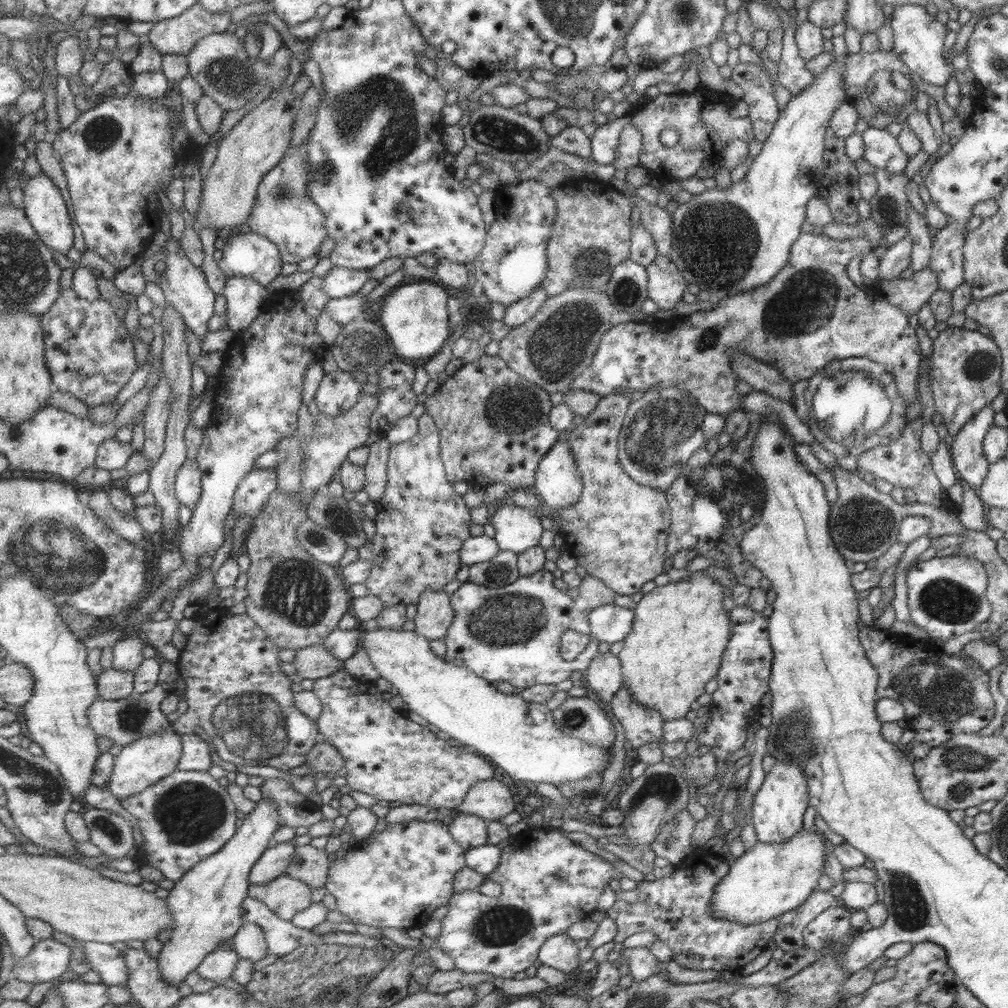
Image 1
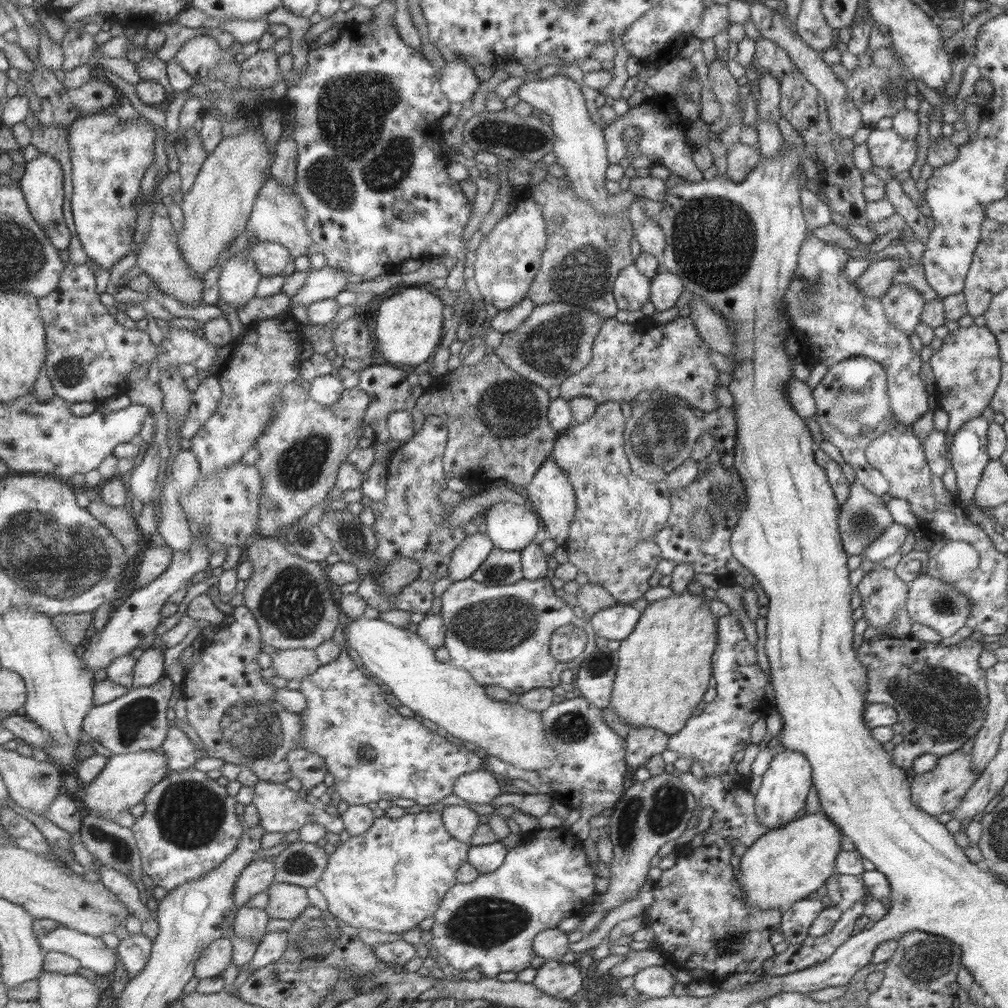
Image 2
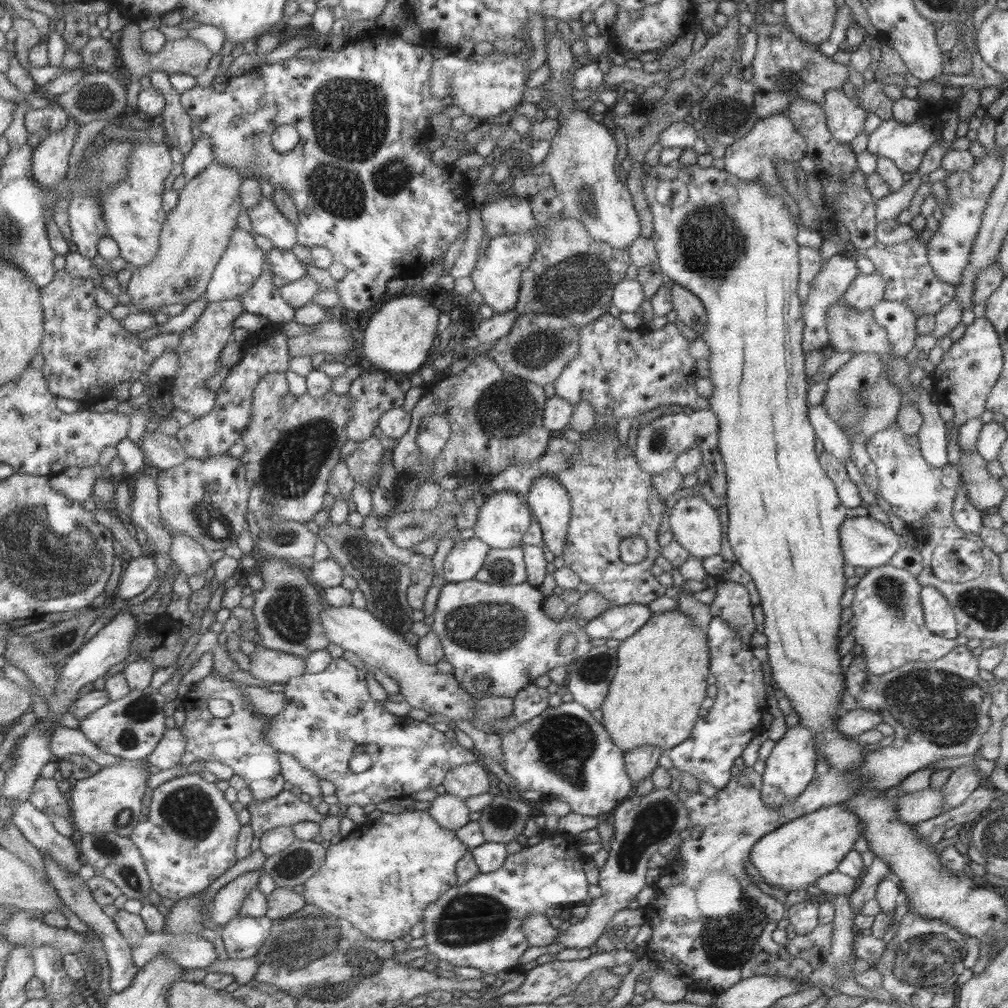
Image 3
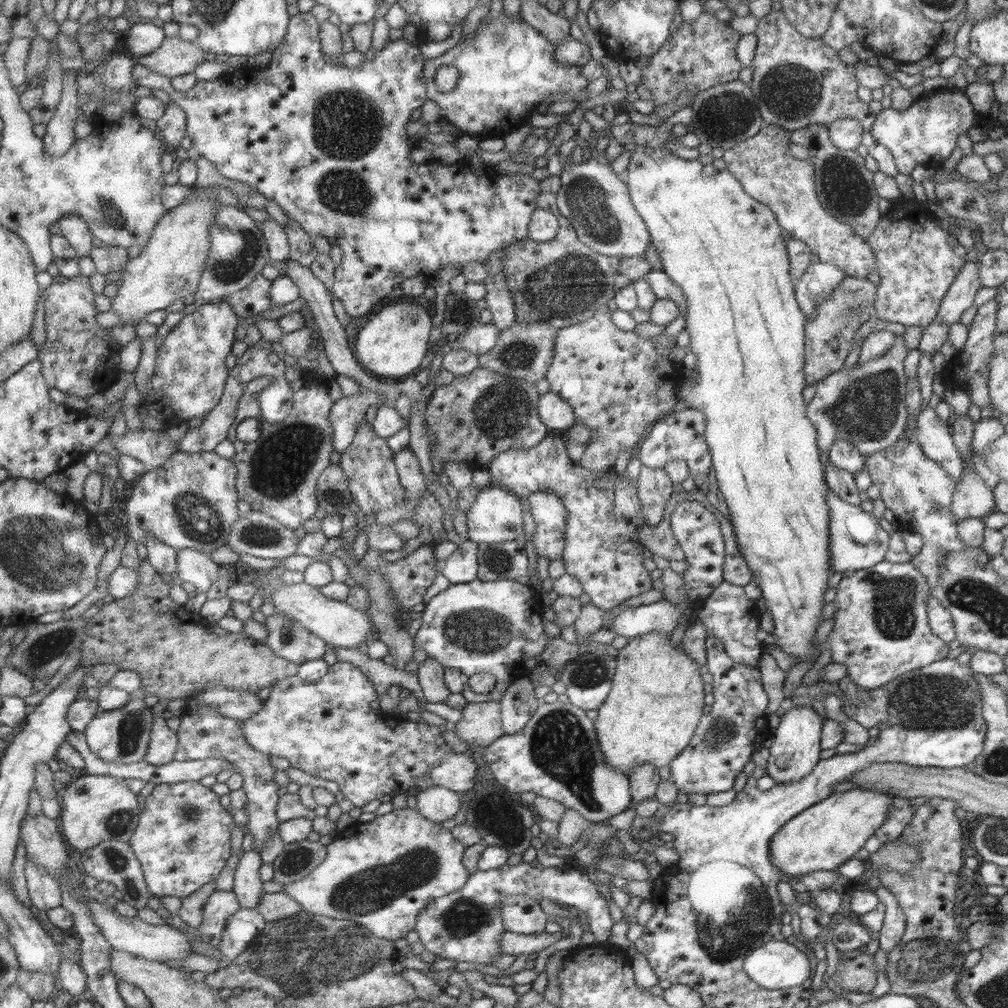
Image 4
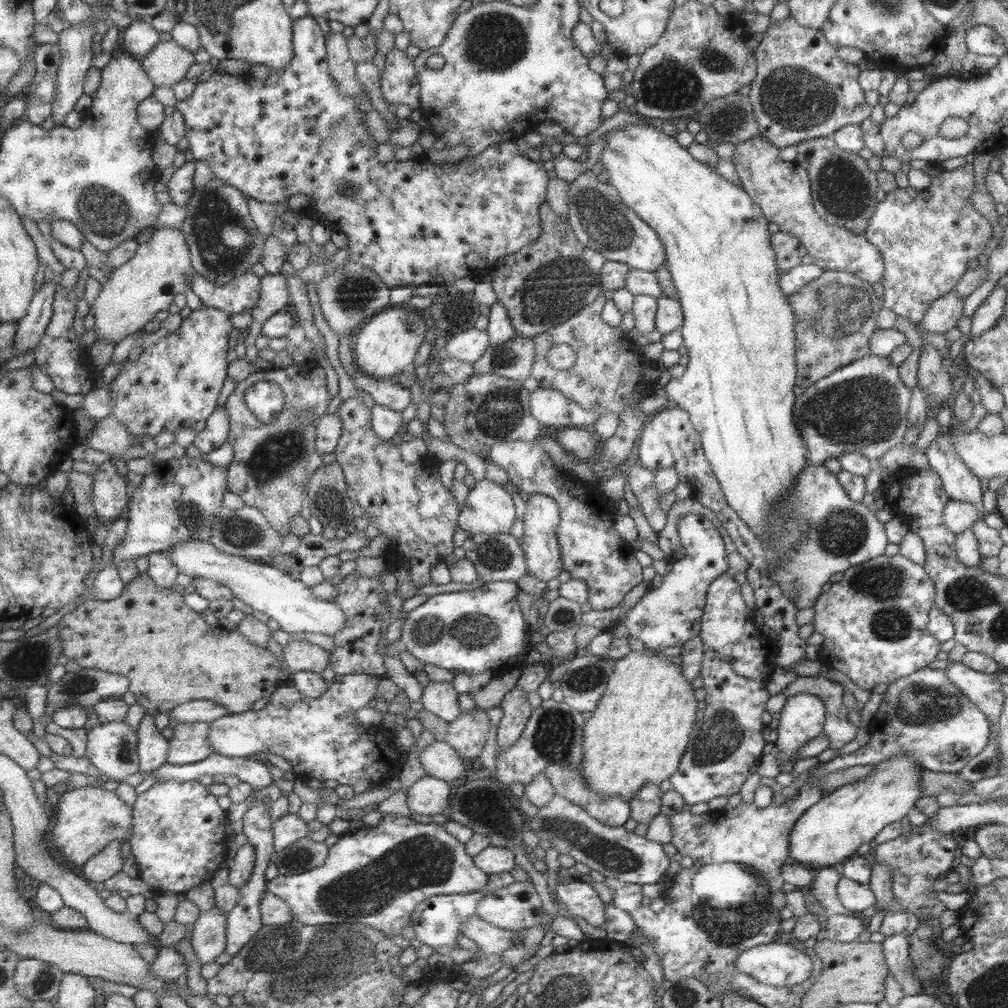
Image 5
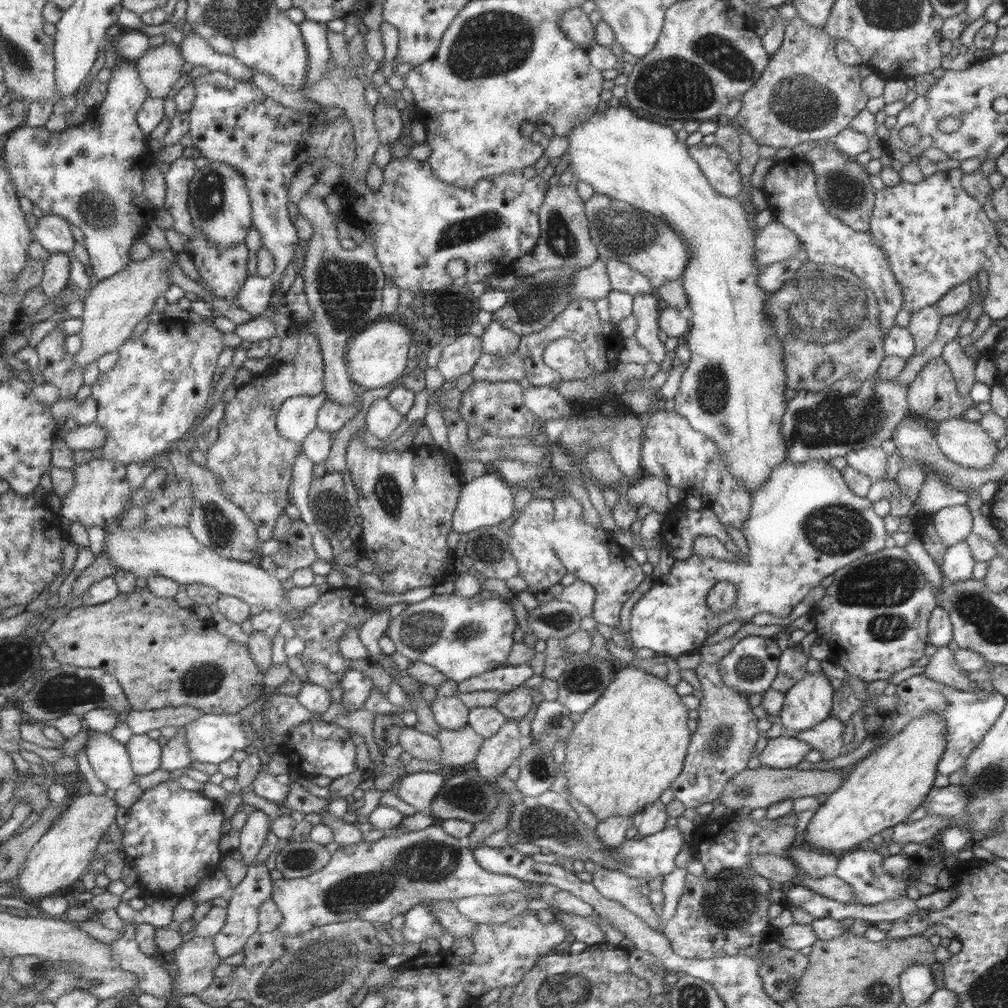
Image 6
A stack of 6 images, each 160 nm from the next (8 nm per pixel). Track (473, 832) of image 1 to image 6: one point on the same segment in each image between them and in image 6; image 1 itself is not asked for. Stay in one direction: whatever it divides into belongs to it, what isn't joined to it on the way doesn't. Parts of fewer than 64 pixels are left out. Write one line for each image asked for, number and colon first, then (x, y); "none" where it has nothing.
2: (460, 822)
3: (450, 812)
4: (435, 803)
5: (429, 795)
6: (418, 789)

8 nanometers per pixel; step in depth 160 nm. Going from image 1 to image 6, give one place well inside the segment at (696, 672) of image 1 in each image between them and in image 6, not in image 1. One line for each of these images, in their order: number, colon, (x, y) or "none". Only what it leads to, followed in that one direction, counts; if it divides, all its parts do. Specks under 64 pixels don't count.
2: (664, 665)
3: (653, 698)
4: (655, 701)
5: (639, 730)
6: (625, 750)

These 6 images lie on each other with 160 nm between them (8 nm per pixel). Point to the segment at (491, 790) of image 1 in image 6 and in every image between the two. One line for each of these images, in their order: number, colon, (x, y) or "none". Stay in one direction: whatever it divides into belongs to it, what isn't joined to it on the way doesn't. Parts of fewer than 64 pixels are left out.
2: (478, 787)
3: (467, 780)
4: (456, 771)
5: (439, 760)
6: (423, 746)

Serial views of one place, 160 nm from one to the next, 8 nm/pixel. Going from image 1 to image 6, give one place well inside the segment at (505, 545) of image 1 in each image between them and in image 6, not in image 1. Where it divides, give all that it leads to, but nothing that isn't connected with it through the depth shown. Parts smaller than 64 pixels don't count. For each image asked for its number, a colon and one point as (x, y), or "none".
2: (510, 527)
3: (503, 517)
4: (495, 516)
5: (488, 509)
6: (486, 501)

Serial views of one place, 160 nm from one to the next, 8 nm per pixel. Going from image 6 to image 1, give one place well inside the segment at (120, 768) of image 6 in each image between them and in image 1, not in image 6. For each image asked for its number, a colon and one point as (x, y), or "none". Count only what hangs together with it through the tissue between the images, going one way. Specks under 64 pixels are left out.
1: (123, 721)
2: (138, 721)
3: (131, 728)
4: (124, 735)
5: (112, 747)

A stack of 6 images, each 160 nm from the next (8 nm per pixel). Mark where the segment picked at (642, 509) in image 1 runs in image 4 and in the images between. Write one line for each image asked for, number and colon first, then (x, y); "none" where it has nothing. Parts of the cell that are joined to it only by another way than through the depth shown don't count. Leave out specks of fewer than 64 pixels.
2: (611, 538)
3: (611, 498)
4: (602, 550)

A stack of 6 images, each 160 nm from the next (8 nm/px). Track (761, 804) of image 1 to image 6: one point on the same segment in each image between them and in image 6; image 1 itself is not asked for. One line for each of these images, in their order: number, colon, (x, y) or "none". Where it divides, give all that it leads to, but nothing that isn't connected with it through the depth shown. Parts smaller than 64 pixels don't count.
2: (784, 786)
3: (789, 768)
4: (797, 735)
5: (802, 717)
6: (807, 702)

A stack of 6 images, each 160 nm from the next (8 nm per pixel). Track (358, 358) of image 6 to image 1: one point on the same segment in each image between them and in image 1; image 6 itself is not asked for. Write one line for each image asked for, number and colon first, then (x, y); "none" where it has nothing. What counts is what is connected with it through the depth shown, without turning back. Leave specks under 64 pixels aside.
1: (414, 317)
2: (409, 327)
3: (398, 338)
4: (393, 342)
5: (388, 341)

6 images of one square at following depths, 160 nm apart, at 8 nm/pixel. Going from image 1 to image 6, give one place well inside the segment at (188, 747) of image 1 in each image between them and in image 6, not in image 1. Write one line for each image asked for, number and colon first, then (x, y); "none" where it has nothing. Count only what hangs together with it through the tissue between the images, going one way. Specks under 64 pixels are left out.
2: (180, 748)
3: (169, 754)
4: (164, 744)
5: (154, 749)
6: (146, 753)

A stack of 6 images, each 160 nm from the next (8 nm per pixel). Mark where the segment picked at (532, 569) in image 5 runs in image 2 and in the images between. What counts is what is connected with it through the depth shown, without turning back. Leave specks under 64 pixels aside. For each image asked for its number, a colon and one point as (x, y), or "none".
2: (549, 494)
3: (548, 501)
4: (549, 515)

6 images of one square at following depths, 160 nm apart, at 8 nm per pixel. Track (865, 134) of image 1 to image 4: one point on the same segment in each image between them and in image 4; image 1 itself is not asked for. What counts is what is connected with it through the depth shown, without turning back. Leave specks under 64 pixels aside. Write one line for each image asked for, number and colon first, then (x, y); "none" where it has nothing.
2: (886, 149)
3: (904, 144)
4: (927, 129)

